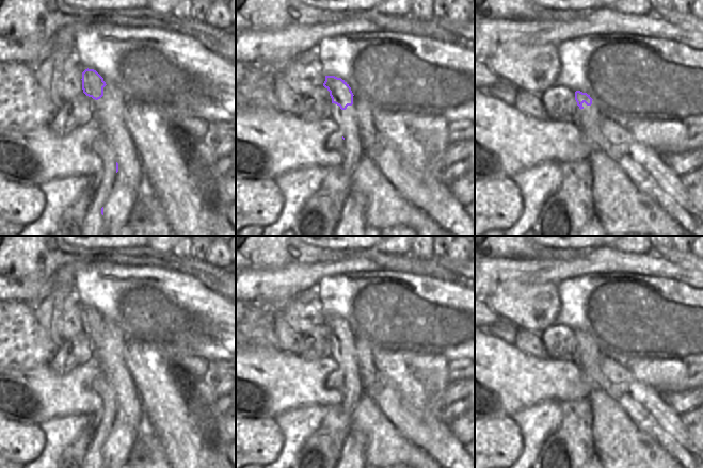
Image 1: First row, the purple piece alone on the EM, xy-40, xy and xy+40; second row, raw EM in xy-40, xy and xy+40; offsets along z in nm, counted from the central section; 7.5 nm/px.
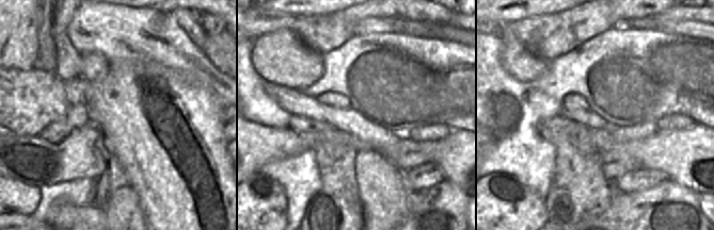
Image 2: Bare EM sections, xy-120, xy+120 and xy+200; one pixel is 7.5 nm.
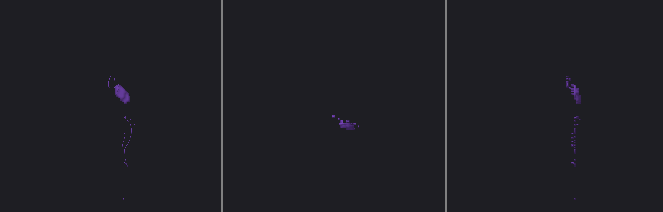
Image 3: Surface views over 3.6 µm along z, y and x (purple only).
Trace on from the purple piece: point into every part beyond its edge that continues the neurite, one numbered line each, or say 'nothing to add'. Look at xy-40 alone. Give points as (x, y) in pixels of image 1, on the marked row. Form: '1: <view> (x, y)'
1: xy-40 (75, 65)
2: xy-40 (101, 184)

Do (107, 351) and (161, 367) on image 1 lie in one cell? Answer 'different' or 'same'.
different

